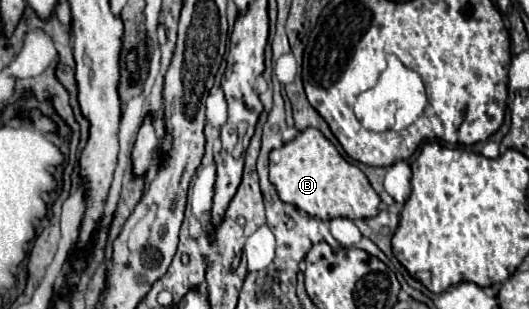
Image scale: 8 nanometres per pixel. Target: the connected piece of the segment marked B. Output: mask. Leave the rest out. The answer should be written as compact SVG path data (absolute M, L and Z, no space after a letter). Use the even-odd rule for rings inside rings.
M317 128L299 132L295 140L271 152L269 178L275 184L281 200L321 220L333 220L339 216L351 220L371 218L379 212L381 200L371 188L367 176L355 164L347 162Z

